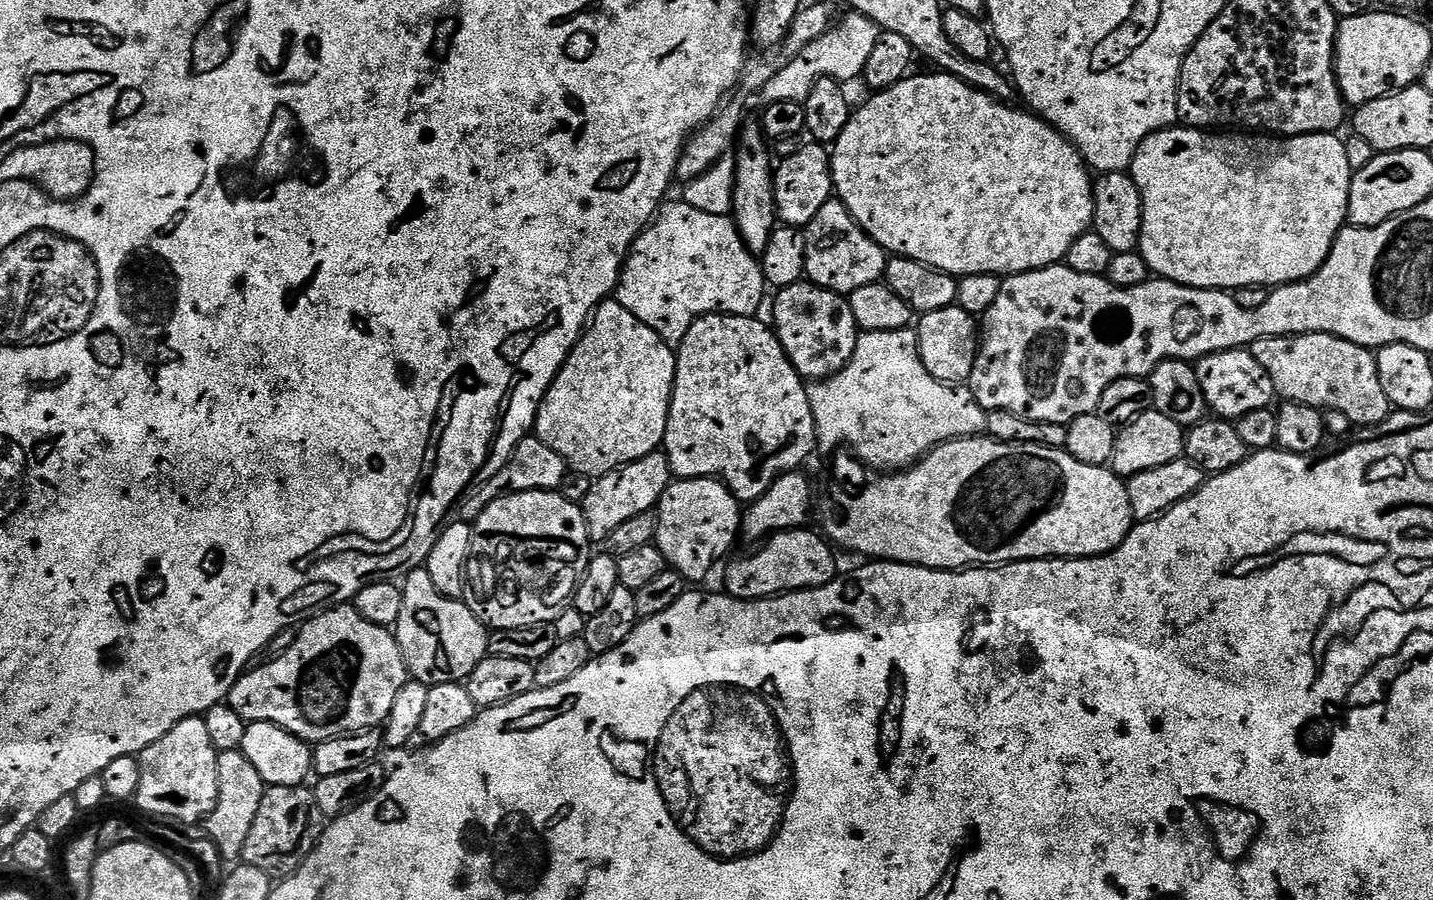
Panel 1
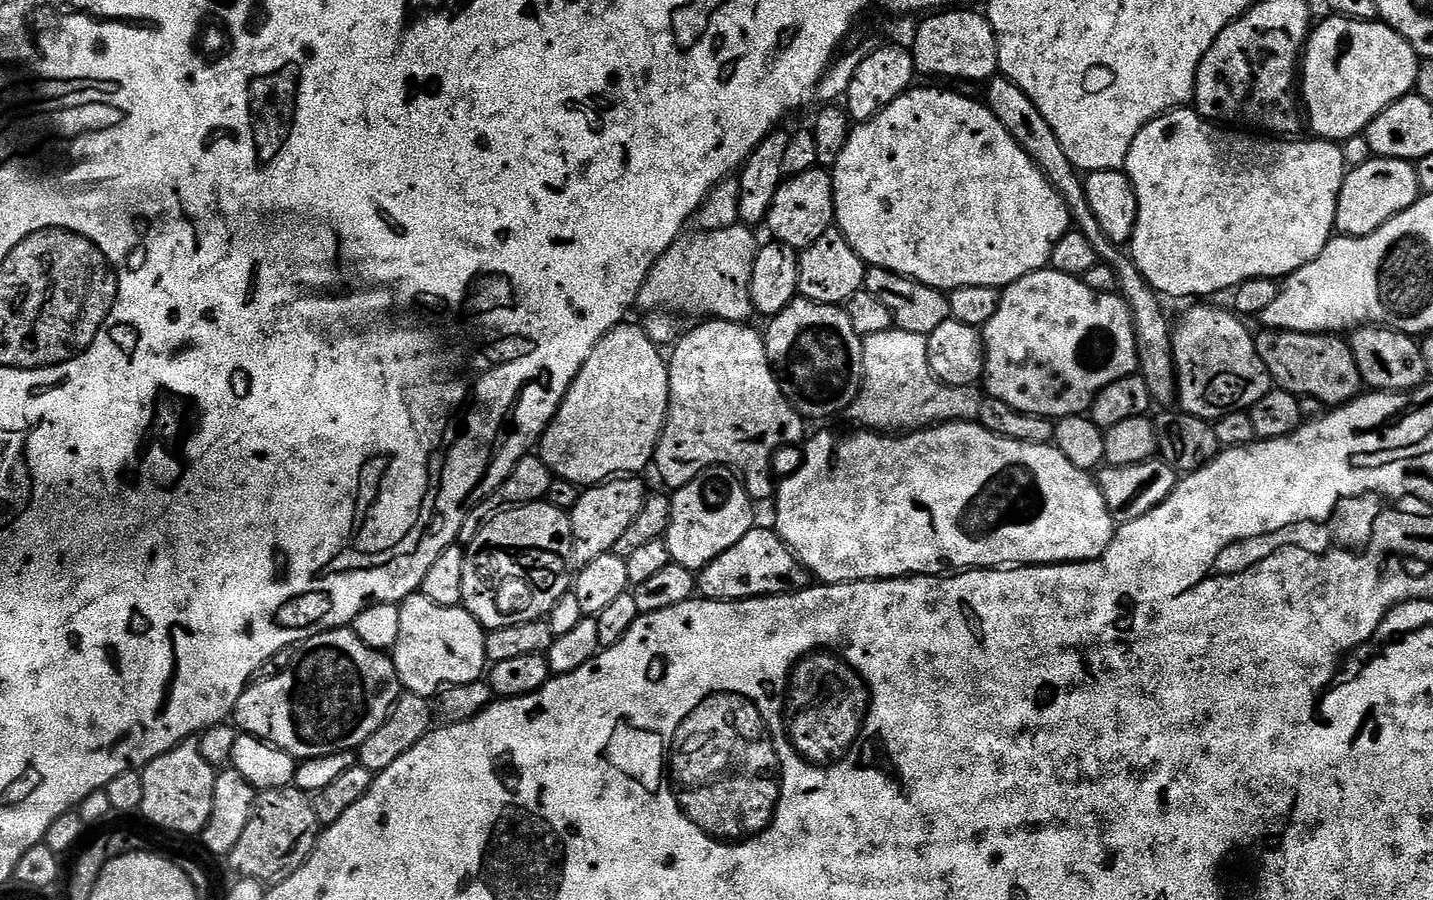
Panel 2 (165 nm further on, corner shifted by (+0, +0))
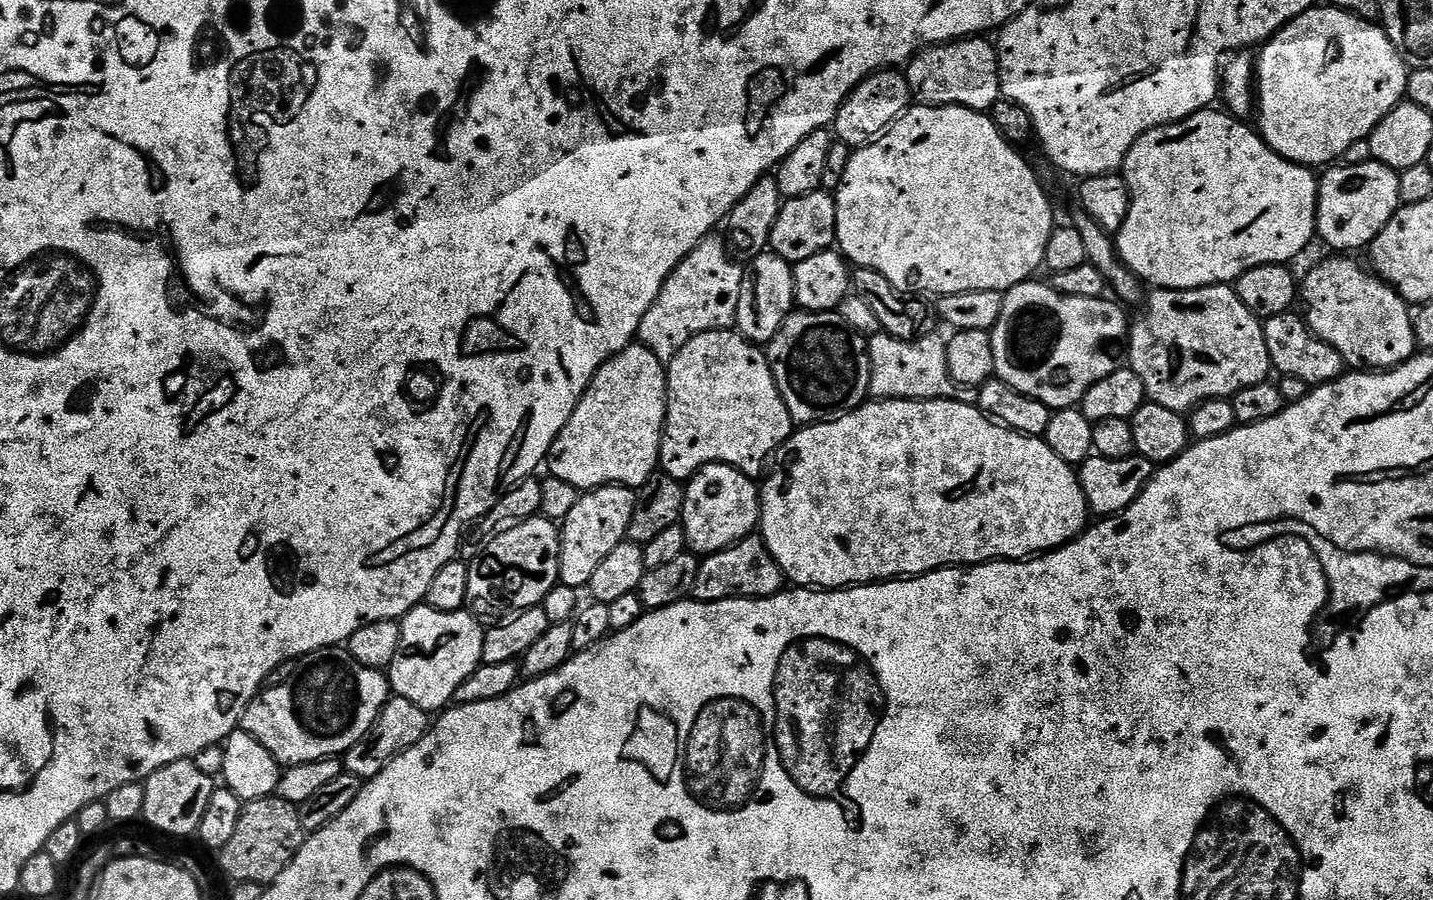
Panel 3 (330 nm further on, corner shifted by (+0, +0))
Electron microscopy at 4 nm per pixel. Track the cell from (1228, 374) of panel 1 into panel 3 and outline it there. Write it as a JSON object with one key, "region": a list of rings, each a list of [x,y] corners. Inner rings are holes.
{"region":[[[1212,284],[1209,288],[1156,288],[1146,296],[1148,313],[1131,325],[1126,341],[1126,360],[1142,378],[1147,399],[1181,414],[1204,400],[1223,400],[1238,390],[1269,379],[1273,371],[1270,350],[1266,350],[1264,326],[1238,298],[1235,287]]]}

